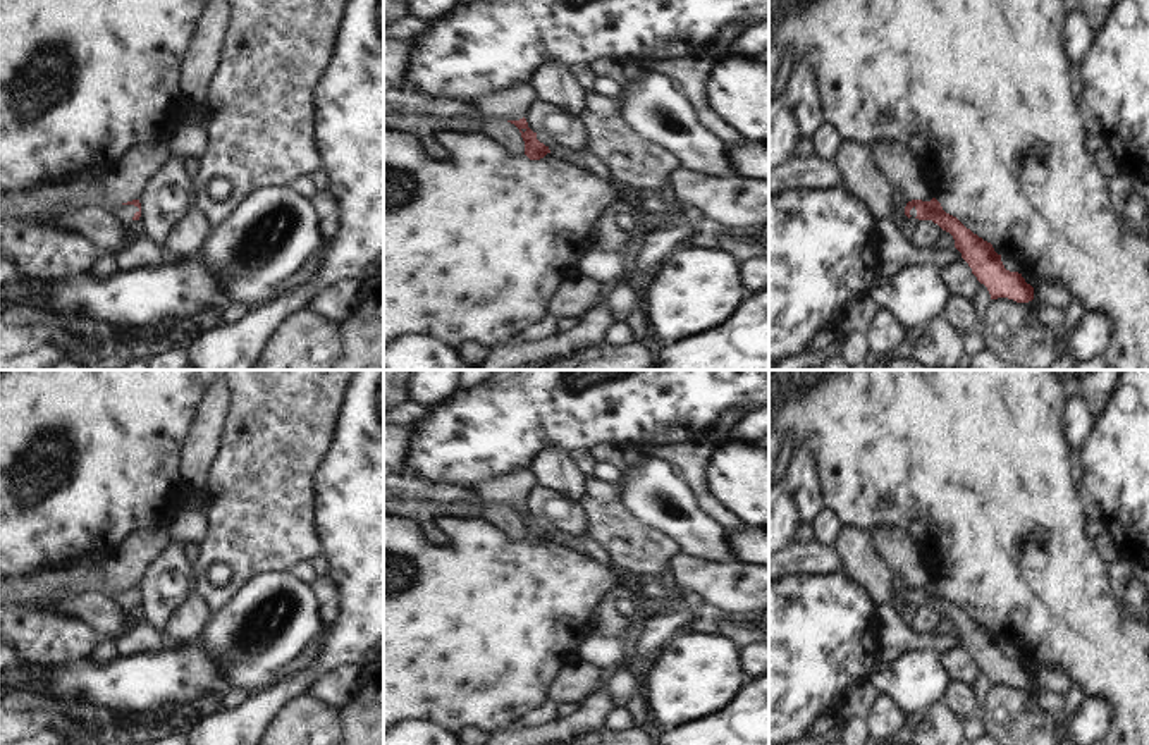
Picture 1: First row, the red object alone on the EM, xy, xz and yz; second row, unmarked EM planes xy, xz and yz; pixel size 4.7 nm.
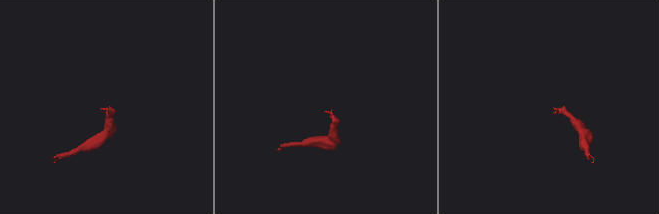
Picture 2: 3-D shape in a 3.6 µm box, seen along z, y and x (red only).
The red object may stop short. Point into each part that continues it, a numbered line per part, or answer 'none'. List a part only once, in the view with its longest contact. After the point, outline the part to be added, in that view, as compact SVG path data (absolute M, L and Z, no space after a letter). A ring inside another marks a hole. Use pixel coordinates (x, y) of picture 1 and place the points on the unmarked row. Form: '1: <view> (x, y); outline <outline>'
1: xy (122, 597); outline M119 590L110 597L127 613L127 609L132 606L134 599L139 597L139 594L134 590Z

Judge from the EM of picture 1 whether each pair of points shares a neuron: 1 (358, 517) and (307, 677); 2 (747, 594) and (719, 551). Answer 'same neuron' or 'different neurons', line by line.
1: same neuron
2: different neurons

